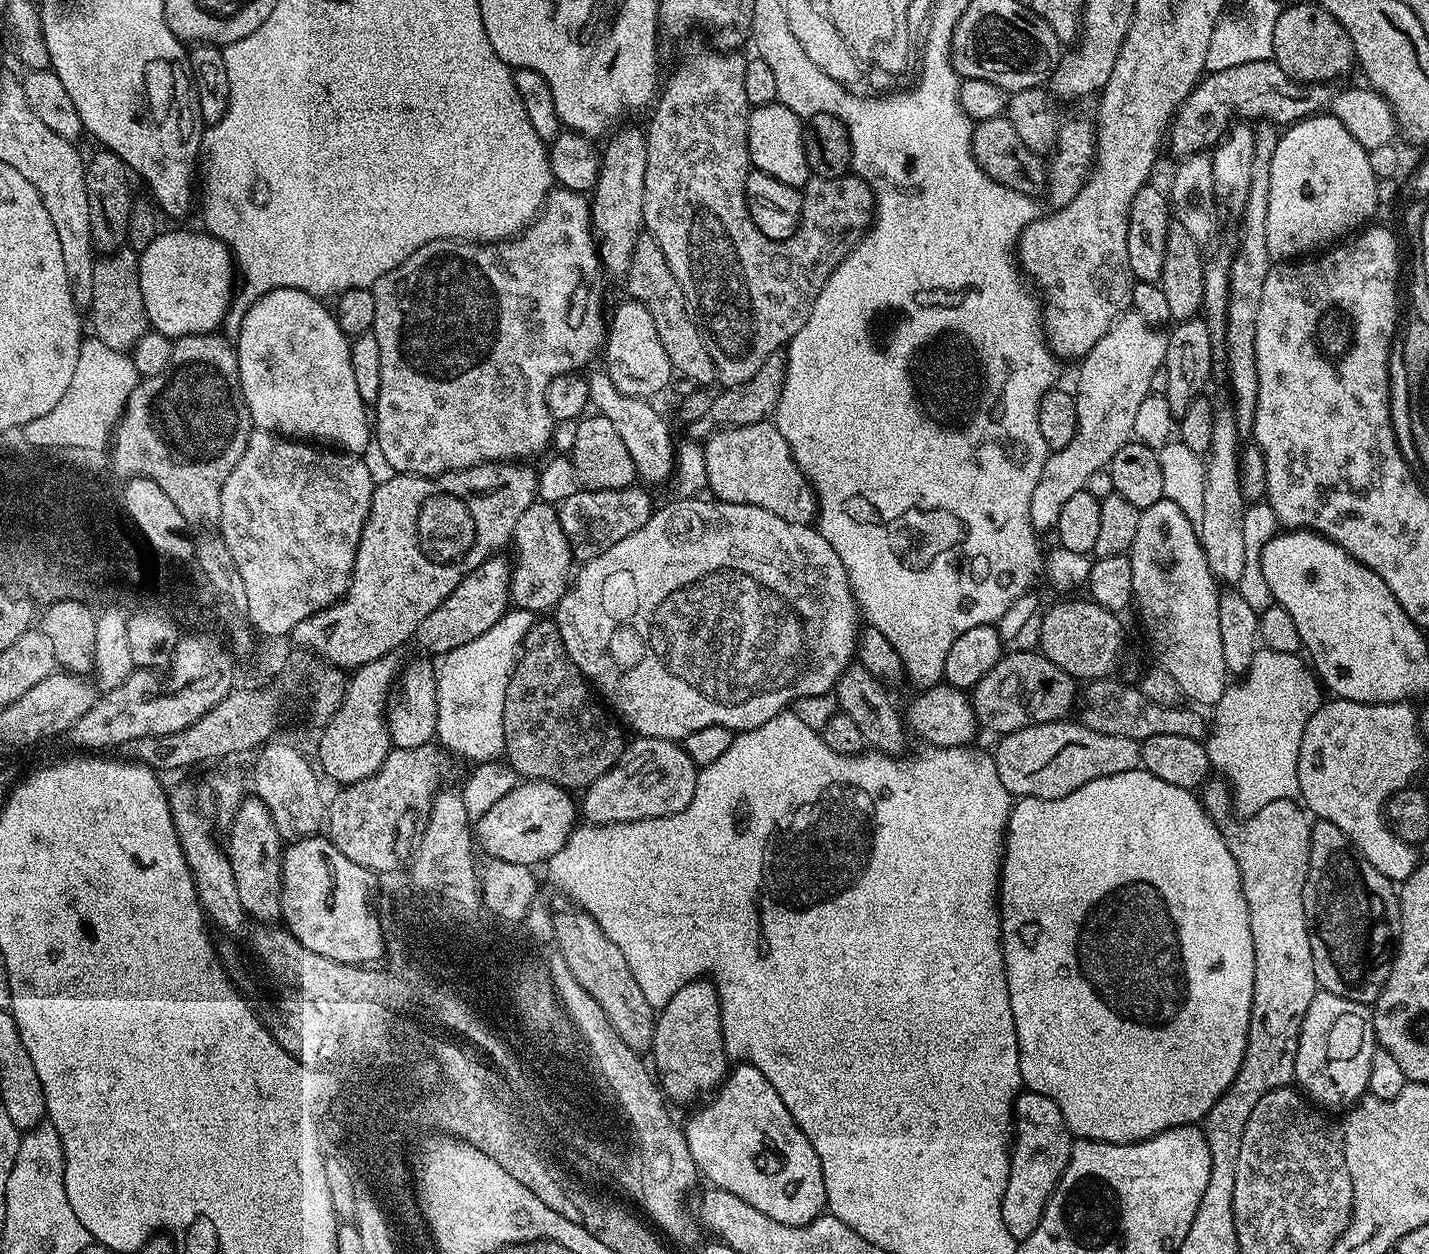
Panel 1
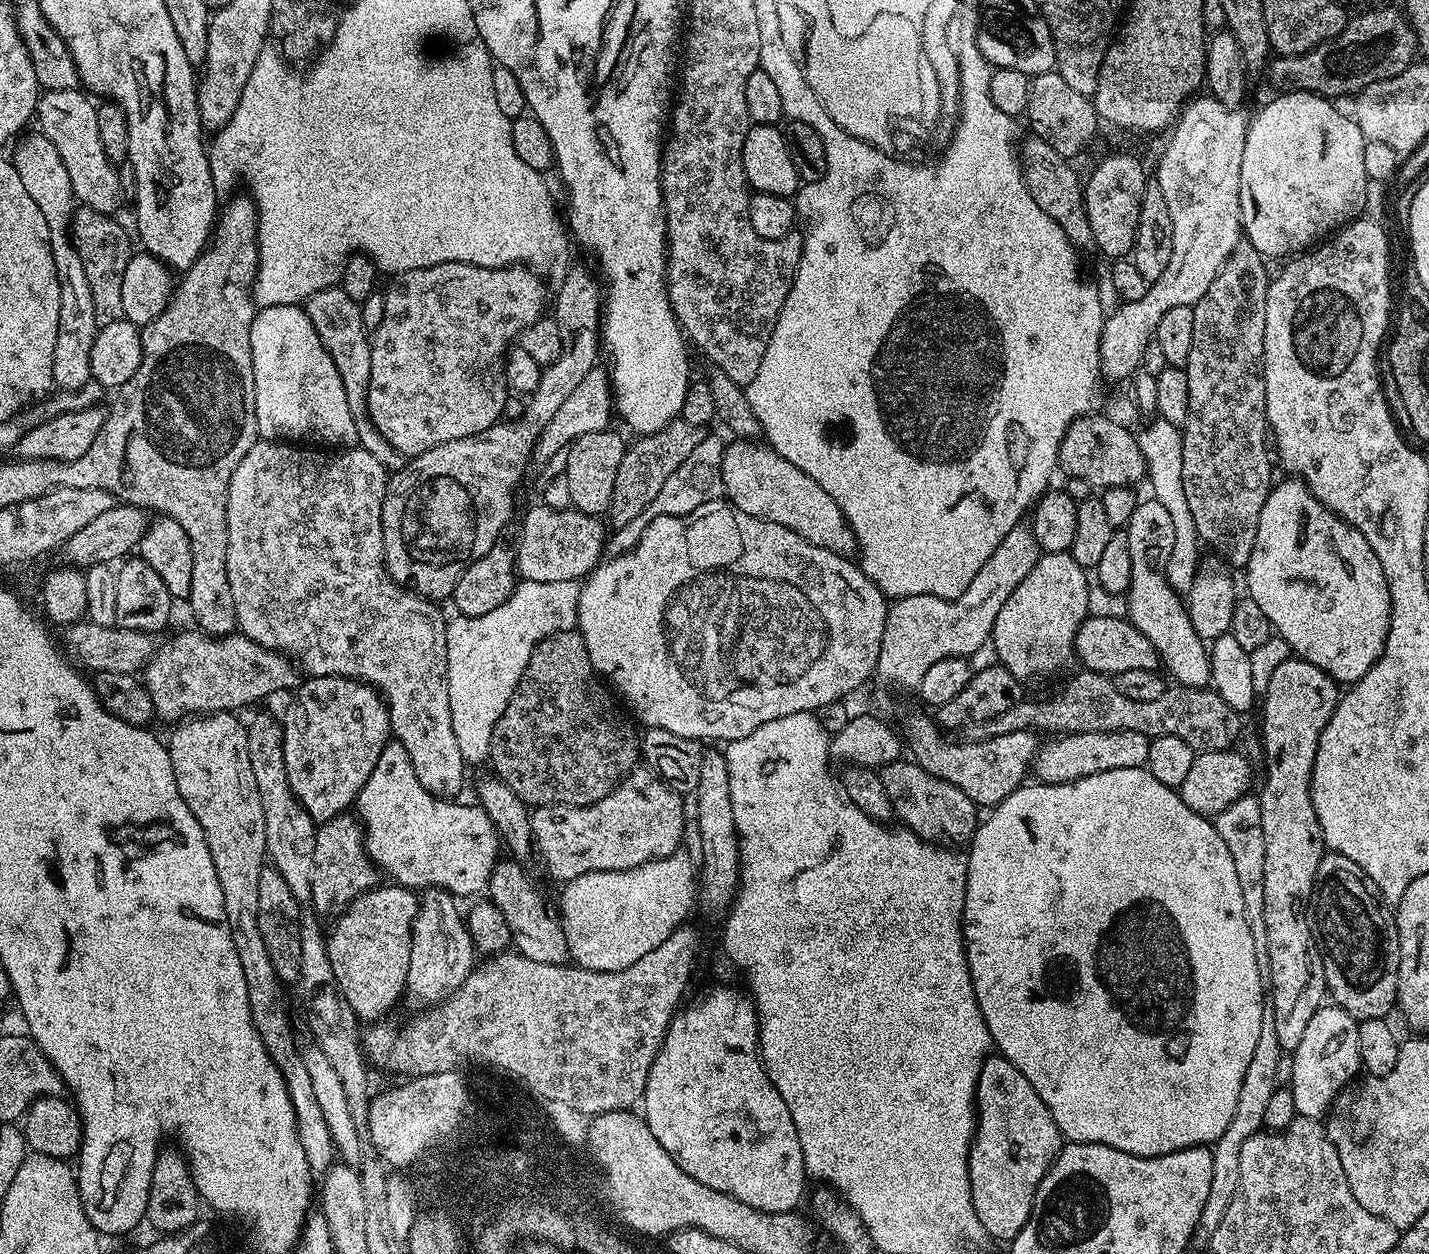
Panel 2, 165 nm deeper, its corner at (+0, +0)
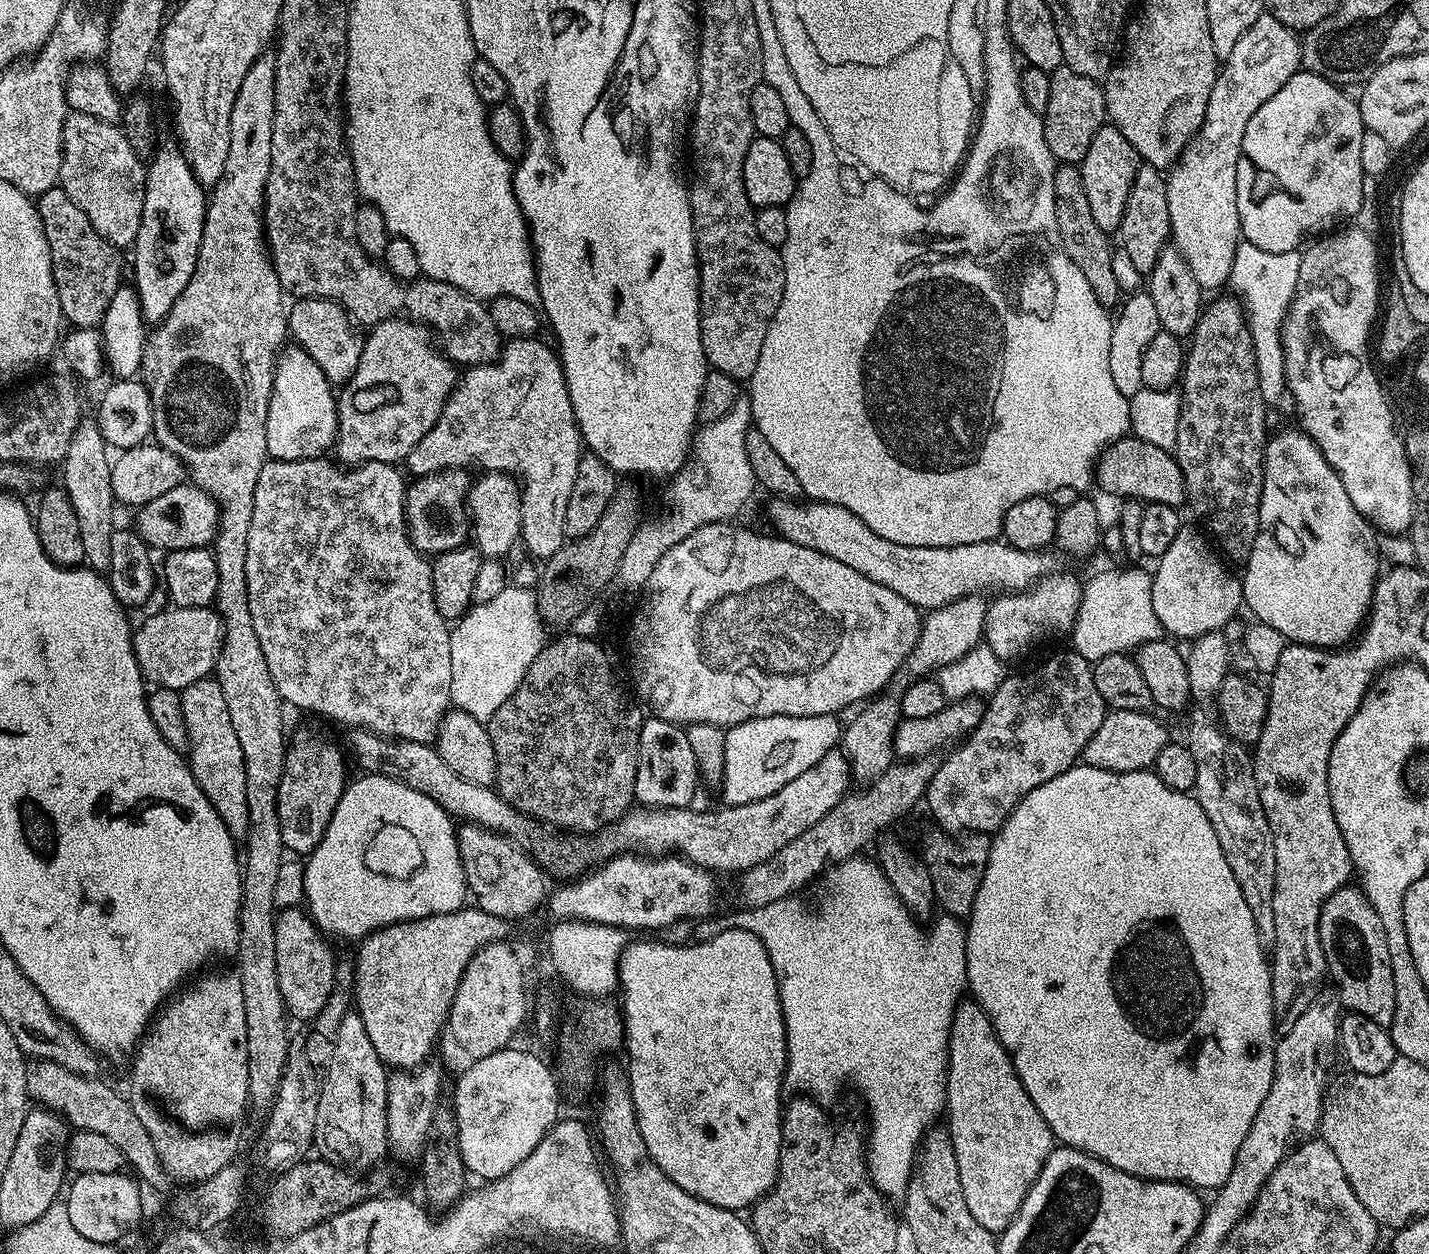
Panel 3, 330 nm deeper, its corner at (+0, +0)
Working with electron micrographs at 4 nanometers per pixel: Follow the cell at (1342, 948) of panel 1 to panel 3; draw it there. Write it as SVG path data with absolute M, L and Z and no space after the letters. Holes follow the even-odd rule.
M1345 886L1334 890L1329 897L1326 897L1320 912L1320 938L1327 964L1326 972L1330 980L1336 983L1334 992L1341 1005L1348 1012L1356 1012L1385 1026L1391 1025L1394 1018L1394 974L1390 974L1386 933L1382 930L1378 914L1374 914L1374 906L1370 906L1370 902L1359 887Z

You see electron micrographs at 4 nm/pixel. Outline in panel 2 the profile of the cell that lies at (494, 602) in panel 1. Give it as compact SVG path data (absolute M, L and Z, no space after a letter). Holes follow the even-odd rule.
M314 676L305 679L300 687L291 693L290 699L292 701L285 706L284 718L282 717L285 768L290 790L299 801L304 812L315 822L334 819L340 813L347 813L355 805L356 795L360 793L362 786L366 786L366 778L370 778L374 766L378 766L378 754L382 754L382 750L390 742L392 727L388 717L388 705L384 703L380 693L371 685L364 685L360 680L351 680L348 676Z

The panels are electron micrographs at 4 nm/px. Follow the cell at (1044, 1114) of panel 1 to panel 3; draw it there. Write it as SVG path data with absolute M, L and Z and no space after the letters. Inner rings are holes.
M971 998L961 999L952 1019L952 1033L948 1039L948 1098L946 1101L946 1120L947 1116L948 1125L946 1125L946 1131L948 1137L952 1139L952 1145L954 1146L954 1154L958 1162L958 1174L962 1182L962 1198L966 1198L966 1207L970 1209L970 1214L974 1214L974 1219L981 1226L986 1226L986 1230L990 1230L994 1234L1003 1234L1010 1226L1010 1222L1014 1222L1014 1218L1018 1214L1018 1210L1022 1206L1022 1202L1026 1198L1030 1186L1034 1186L1034 1182L1038 1178L1038 1174L1042 1170L1046 1158L1050 1158L1054 1147L1054 1137L1050 1126L1046 1122L1046 1118L1042 1118L1042 1114L1038 1114L1038 1106L1034 1106L1034 1102L1030 1102L1030 1094L1026 1094L1026 1086L1022 1086L1022 1082L1012 1065L1012 1059L1008 1057L1008 1052L1002 1046L1002 1042L990 1022L990 1018L982 1010L982 1006Z

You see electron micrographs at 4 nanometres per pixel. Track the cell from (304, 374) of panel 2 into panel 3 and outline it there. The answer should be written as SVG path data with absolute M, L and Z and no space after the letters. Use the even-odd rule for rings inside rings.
M285 347L276 361L266 418L266 446L274 460L314 460L323 457L327 453L324 451L336 443L336 431L340 428L338 396L310 354L302 347L291 347Z

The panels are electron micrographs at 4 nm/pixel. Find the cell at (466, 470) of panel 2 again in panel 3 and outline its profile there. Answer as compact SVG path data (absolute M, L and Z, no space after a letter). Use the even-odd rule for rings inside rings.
M445 470L435 472L433 476L413 479L407 485L404 494L404 518L408 521L408 536L412 539L413 546L423 552L425 557L435 558L469 543L468 474L464 470Z

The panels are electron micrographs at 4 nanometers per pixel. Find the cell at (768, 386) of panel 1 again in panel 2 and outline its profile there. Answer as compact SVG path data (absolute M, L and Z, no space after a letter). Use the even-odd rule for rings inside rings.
M679 418L670 421L666 427L657 432L649 432L629 443L624 450L622 463L618 465L618 474L614 478L614 490L610 494L610 506L606 513L607 519L612 519L613 529L626 526L626 522L634 522L658 498L658 490L666 486L666 478L690 458L690 454L702 442L706 435L705 429L690 426L690 422Z

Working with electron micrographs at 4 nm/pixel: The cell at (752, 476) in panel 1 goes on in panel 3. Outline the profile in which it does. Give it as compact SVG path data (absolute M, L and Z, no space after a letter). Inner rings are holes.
M772 498L768 504L768 516L777 533L783 539L794 542L798 546L806 546L823 556L838 558L838 562L846 562L853 570L858 570L870 582L878 582L886 586L886 590L894 590L894 594L902 594L906 602L910 602L921 610L941 608L950 602L960 600L964 596L975 596L987 593L987 588L998 589L1001 593L1020 593L1032 588L1037 581L1053 571L1052 560L1047 551L1023 552L1007 542L999 539L987 540L974 544L959 544L953 548L942 546L906 546L898 542L890 542L882 538L882 534L874 534L862 518L841 504L826 504L823 502L797 502L792 498Z

